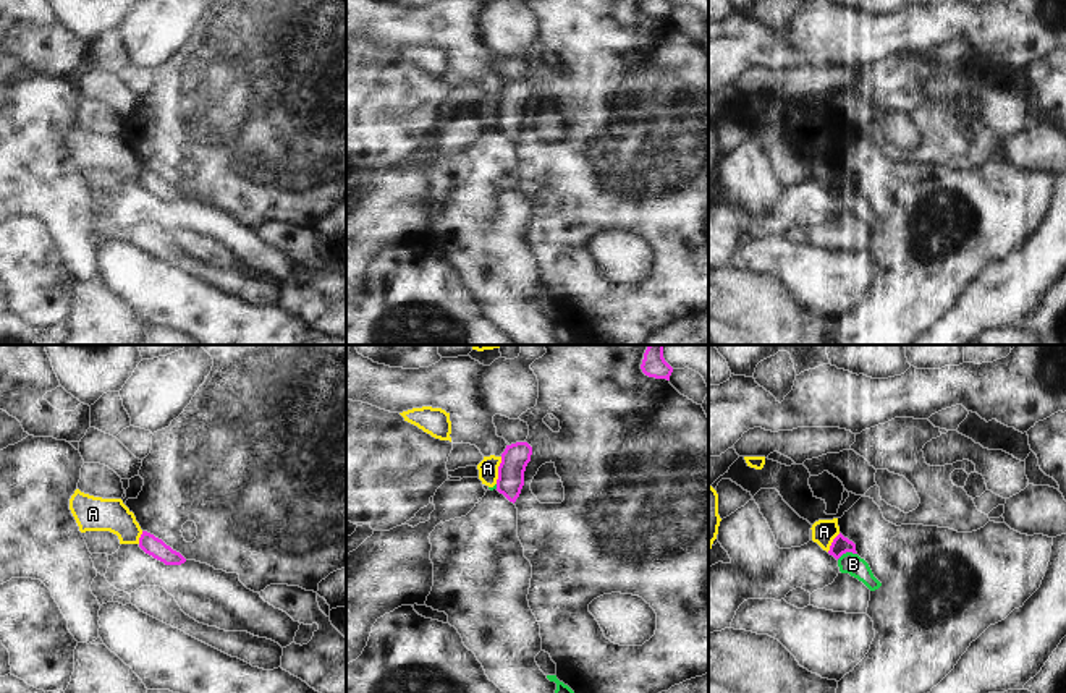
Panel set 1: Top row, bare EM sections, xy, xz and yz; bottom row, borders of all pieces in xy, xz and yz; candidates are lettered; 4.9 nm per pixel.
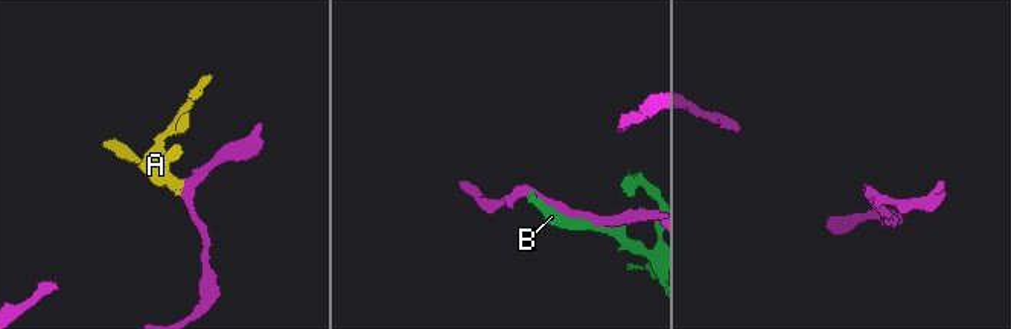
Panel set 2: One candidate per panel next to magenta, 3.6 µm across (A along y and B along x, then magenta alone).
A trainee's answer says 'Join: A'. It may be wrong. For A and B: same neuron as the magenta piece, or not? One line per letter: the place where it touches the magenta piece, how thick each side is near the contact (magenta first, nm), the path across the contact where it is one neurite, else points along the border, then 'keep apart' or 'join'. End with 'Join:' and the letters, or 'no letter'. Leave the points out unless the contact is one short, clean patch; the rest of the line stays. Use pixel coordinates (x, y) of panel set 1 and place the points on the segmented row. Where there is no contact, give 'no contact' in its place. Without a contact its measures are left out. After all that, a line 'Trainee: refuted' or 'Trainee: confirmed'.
A: xz (499, 470) | 140/100 nm | along xz (502, 457), (495, 483) | keep apart
B: yz (846, 551) | 90/100 nm | keep apart
Join: no letter
Trainee: refuted

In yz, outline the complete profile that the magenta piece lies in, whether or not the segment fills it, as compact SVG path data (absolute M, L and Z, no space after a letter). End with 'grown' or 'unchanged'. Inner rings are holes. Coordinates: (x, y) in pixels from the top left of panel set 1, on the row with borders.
M841 533L833 539L828 554L833 555L836 560L846 554L846 552L856 552L856 544L844 538Z; unchanged

